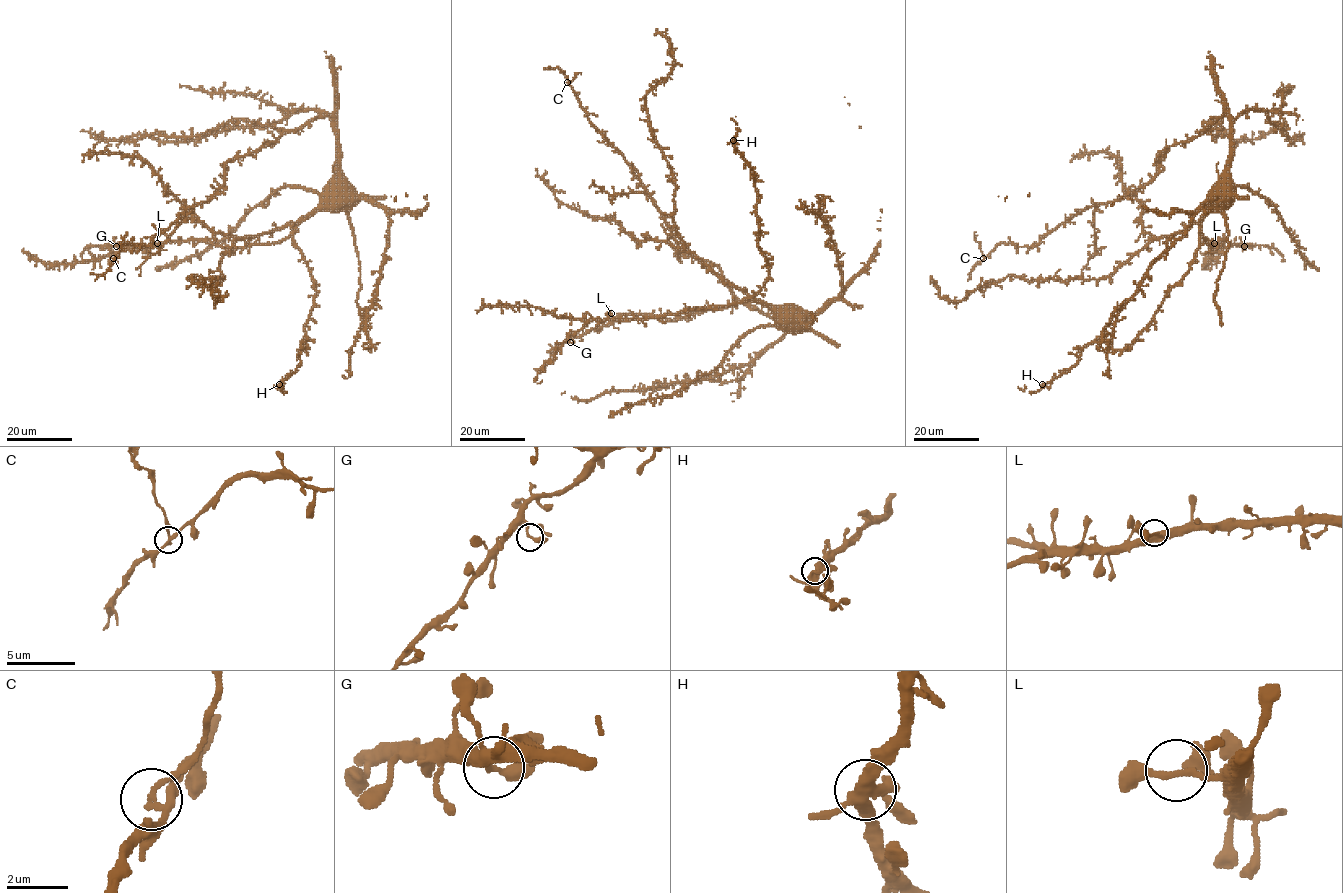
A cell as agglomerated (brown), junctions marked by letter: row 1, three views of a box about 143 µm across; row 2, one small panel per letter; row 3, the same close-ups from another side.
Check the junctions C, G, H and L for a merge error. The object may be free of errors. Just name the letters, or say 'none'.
C

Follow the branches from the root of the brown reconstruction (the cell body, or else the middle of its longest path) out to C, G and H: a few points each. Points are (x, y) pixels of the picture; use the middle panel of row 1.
C: (785, 309), (790, 330), (743, 304), (716, 266), (679, 256), (655, 201), (589, 120), (567, 82)
G: (785, 309), (742, 300), (651, 318), (589, 320), (569, 335), (570, 342)
H: (785, 309), (765, 306), (746, 298), (763, 286), (768, 276), (769, 265), (759, 245), (754, 175), (733, 140)

